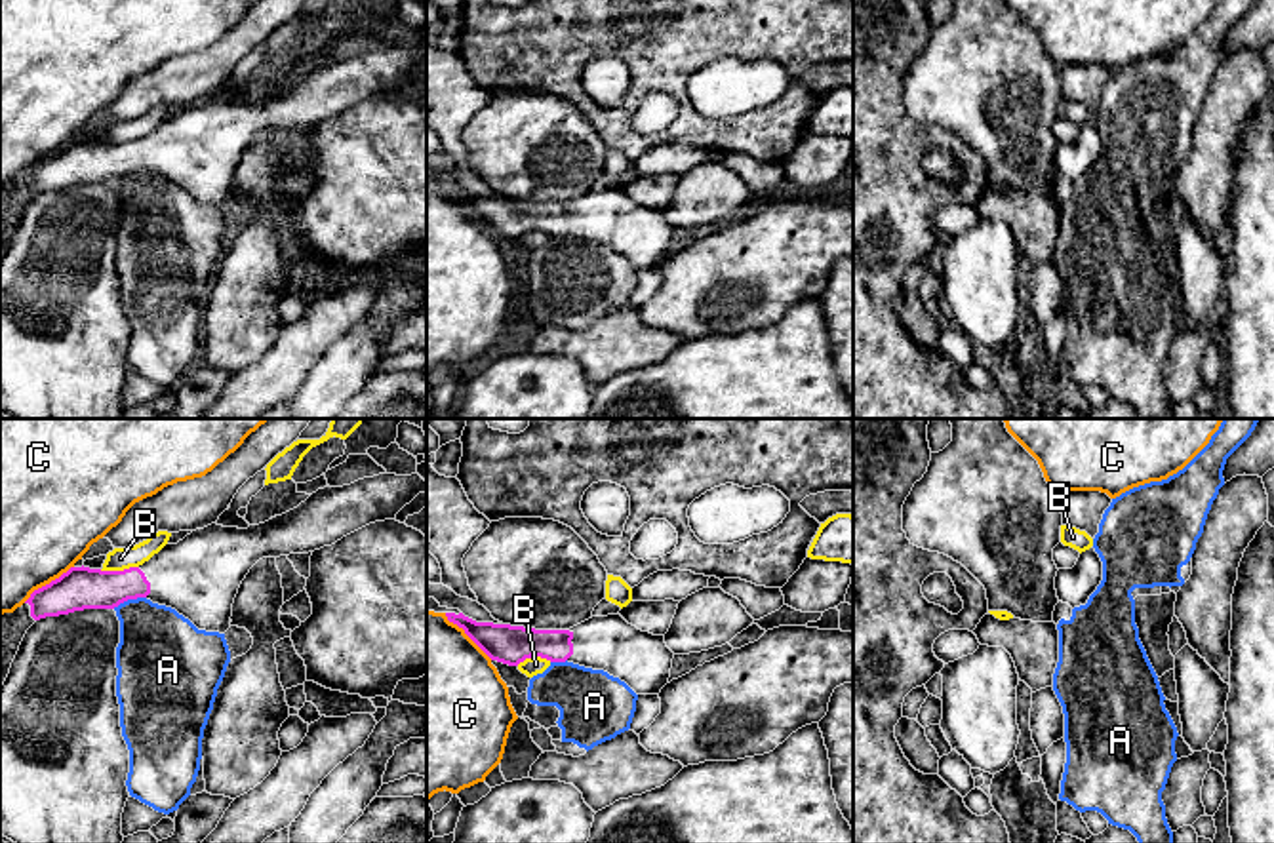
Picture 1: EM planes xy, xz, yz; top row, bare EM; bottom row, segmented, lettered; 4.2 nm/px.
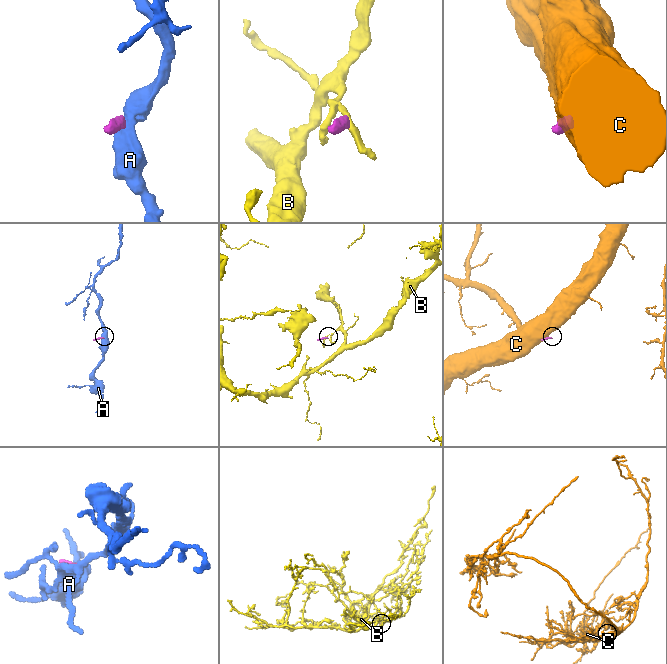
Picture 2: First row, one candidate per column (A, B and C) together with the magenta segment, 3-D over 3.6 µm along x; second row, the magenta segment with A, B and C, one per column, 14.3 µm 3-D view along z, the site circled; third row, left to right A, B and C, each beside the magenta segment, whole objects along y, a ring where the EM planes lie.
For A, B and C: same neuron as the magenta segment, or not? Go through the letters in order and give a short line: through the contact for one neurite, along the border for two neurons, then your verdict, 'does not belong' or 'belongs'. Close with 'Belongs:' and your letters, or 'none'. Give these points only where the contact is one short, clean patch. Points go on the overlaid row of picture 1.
A: line xy (145, 596), (124, 600), (113, 607); does not belong
B: line xy (138, 566), (99, 569); does not belong
C: line xz (444, 613), (492, 659); does not belong
Belongs: none

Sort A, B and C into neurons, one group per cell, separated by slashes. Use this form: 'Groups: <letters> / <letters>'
Groups: A / B / C

